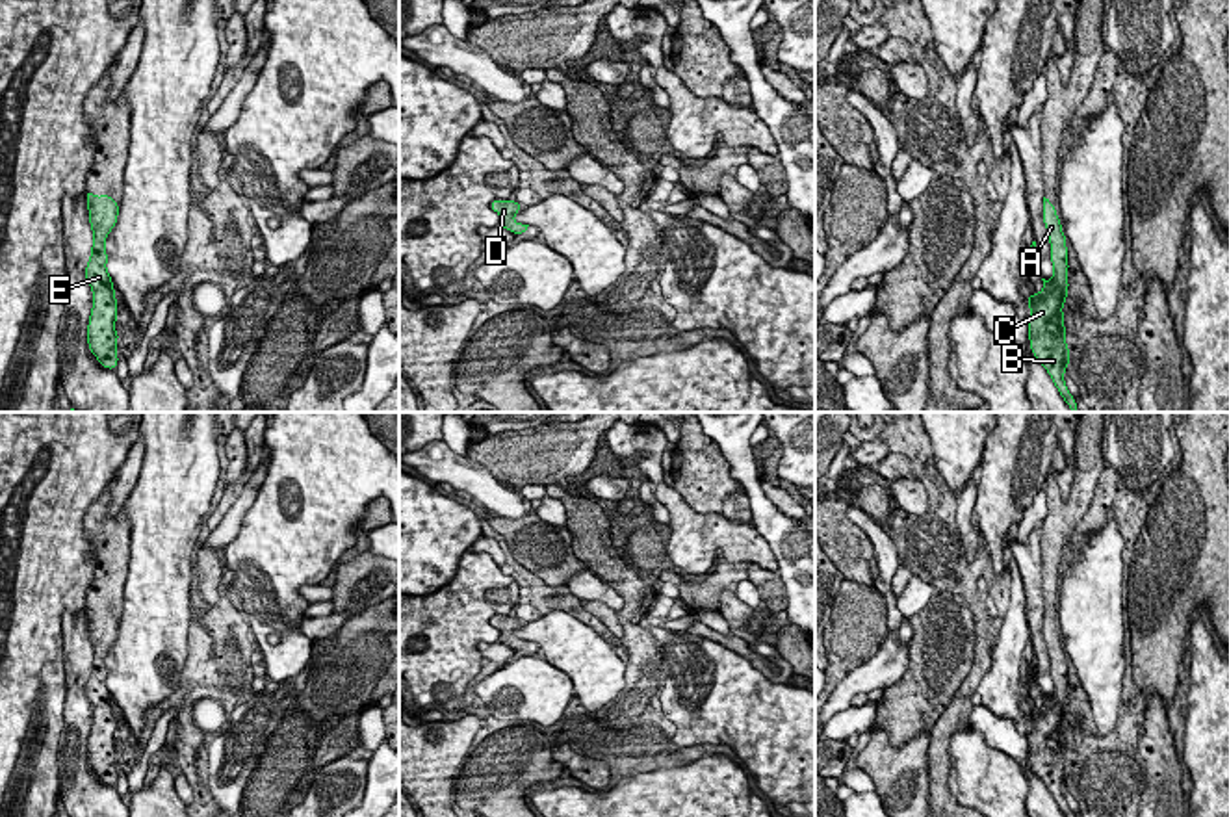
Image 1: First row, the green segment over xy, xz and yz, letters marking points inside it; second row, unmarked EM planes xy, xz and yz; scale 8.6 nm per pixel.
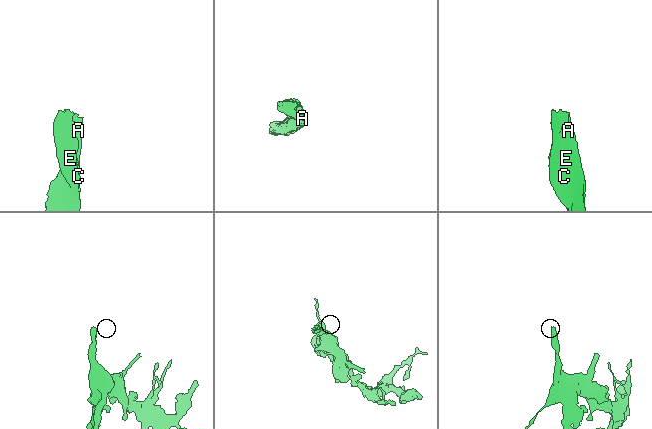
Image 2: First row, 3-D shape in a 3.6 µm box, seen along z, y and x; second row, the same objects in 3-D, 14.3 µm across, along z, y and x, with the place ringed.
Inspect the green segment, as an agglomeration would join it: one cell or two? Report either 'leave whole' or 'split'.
leave whole

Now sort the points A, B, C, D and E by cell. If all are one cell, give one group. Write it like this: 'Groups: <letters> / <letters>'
Groups: A B C D E

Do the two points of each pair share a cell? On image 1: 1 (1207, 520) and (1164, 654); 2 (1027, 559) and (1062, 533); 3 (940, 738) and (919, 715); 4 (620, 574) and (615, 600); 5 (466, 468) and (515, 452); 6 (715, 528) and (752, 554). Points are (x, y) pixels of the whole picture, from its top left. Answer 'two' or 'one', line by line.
1: one
2: two
3: two
4: two
5: two
6: one

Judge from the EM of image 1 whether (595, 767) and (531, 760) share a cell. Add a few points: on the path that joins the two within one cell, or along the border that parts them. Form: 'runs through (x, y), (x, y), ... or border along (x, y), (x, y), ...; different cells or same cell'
border along (552, 749), (552, 756), (565, 769); different cells

